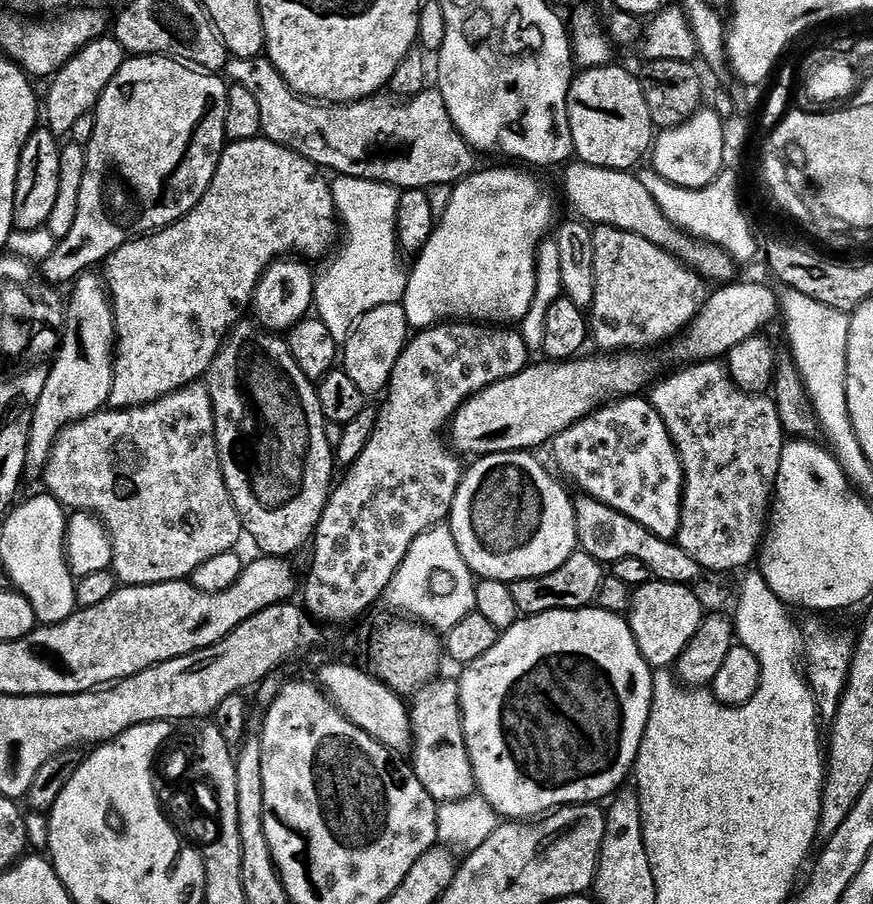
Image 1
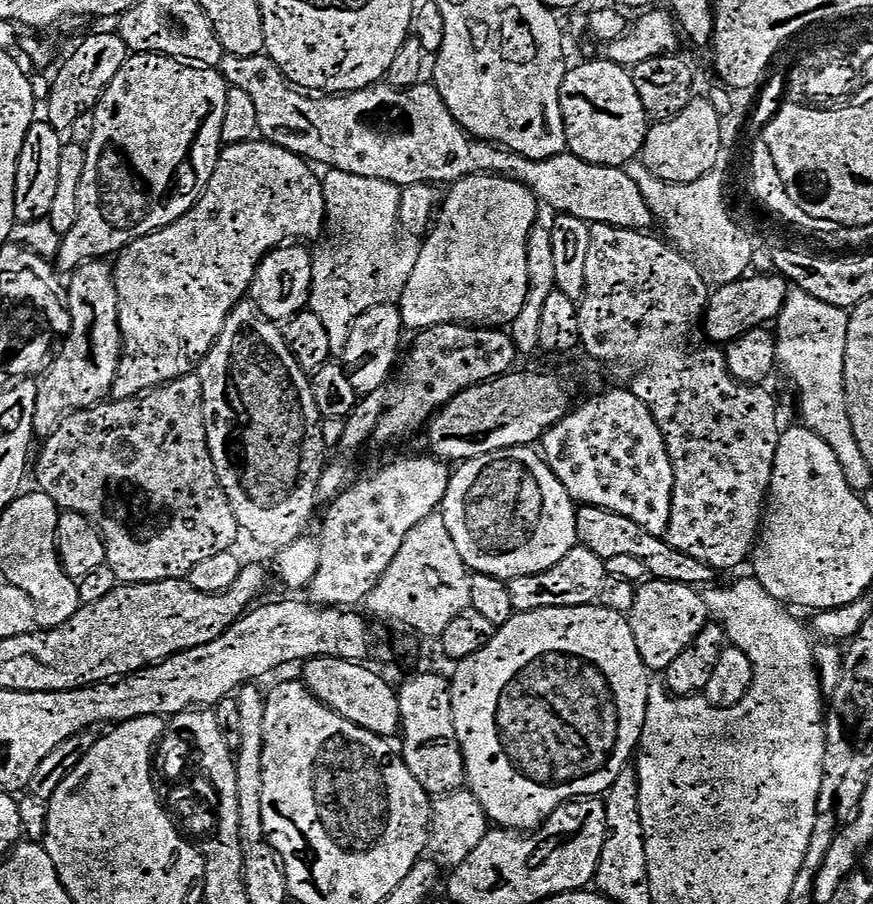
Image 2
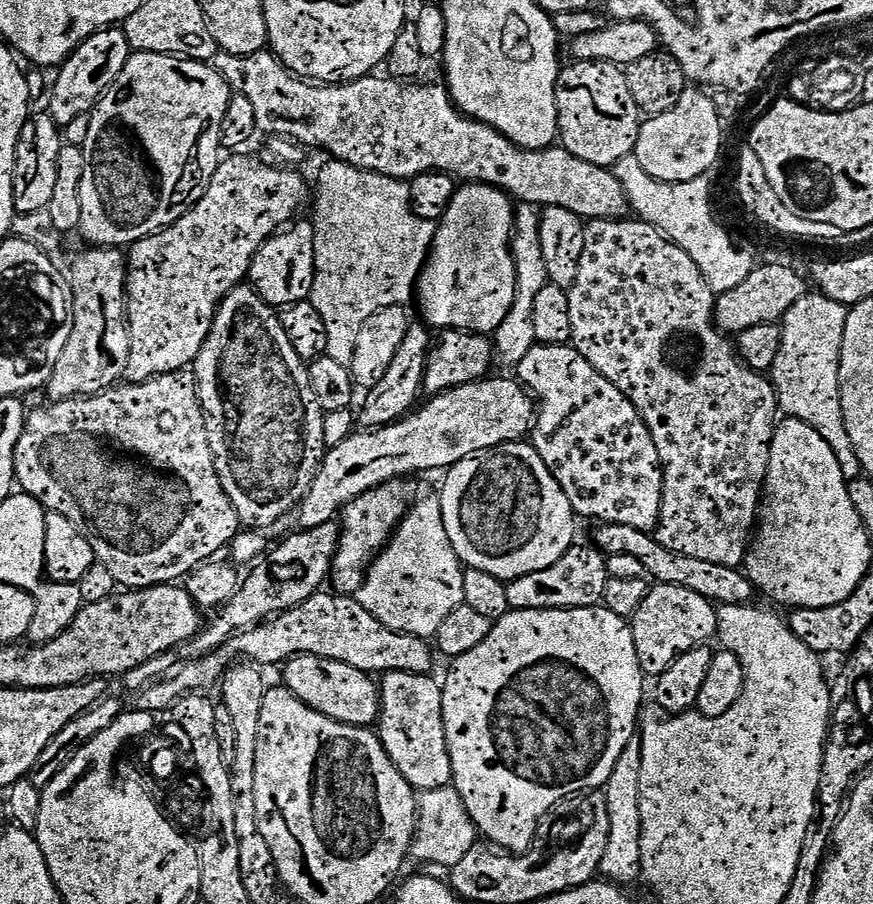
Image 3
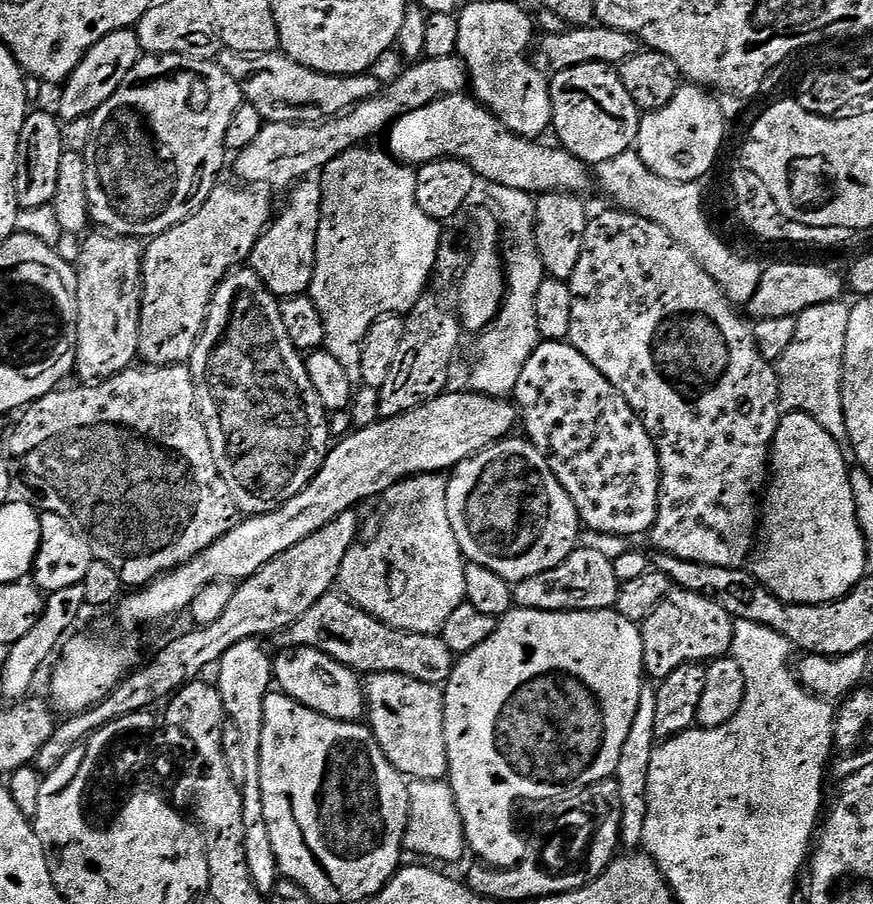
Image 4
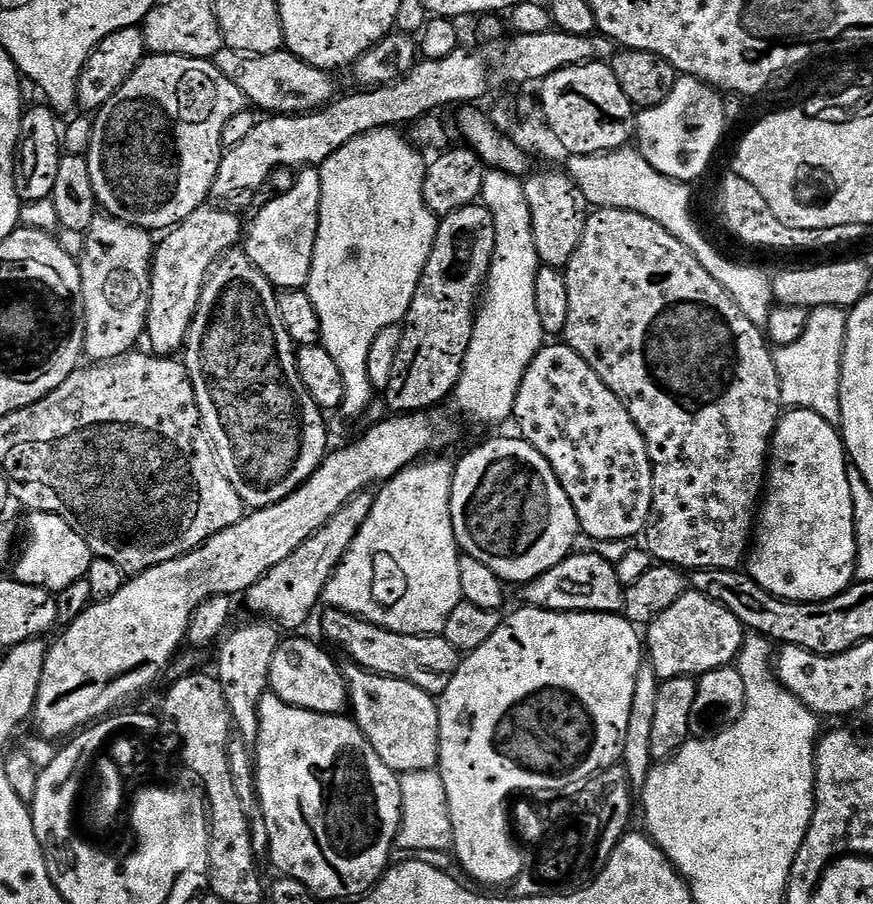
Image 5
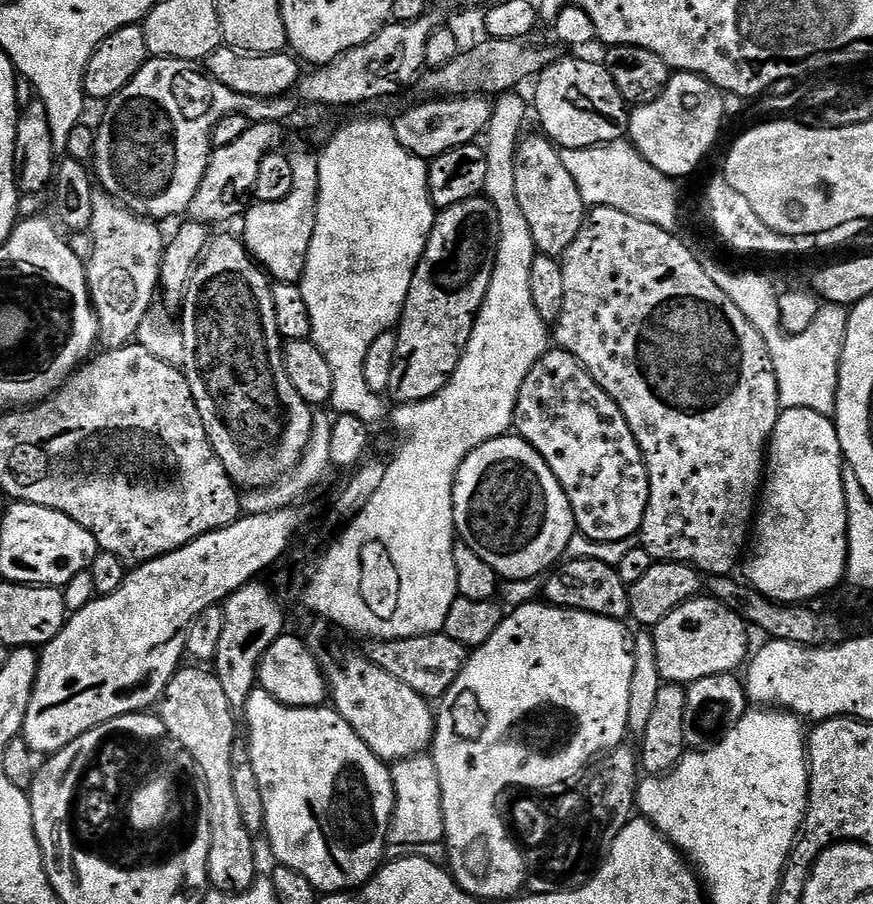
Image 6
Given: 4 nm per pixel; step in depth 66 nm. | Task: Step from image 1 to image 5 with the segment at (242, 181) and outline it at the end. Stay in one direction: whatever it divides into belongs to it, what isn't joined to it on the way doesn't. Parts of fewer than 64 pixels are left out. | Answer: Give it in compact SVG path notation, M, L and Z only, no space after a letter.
M205 206L194 210L175 228L165 231L164 241L155 245L152 254L152 281L150 282L150 306L146 344L157 356L171 357L184 347L190 322L196 313L198 298L202 294L204 280L216 261L241 243L242 224L234 213L224 206Z

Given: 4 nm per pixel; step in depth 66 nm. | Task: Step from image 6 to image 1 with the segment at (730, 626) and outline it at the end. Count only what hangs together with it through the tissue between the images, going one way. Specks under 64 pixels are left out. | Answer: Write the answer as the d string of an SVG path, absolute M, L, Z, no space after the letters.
M653 578L631 593L626 619L642 658L653 669L664 670L675 665L706 614L705 609L700 609L701 597L696 597L692 590L687 584L671 584Z

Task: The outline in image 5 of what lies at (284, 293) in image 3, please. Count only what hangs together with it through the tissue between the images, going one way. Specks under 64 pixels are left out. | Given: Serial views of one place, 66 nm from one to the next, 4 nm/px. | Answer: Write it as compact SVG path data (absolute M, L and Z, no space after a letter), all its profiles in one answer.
M309 166L295 173L296 181L281 196L268 200L256 212L252 225L247 225L242 250L262 270L273 288L307 289L314 246L318 242L318 222L322 206L322 178L319 167Z

